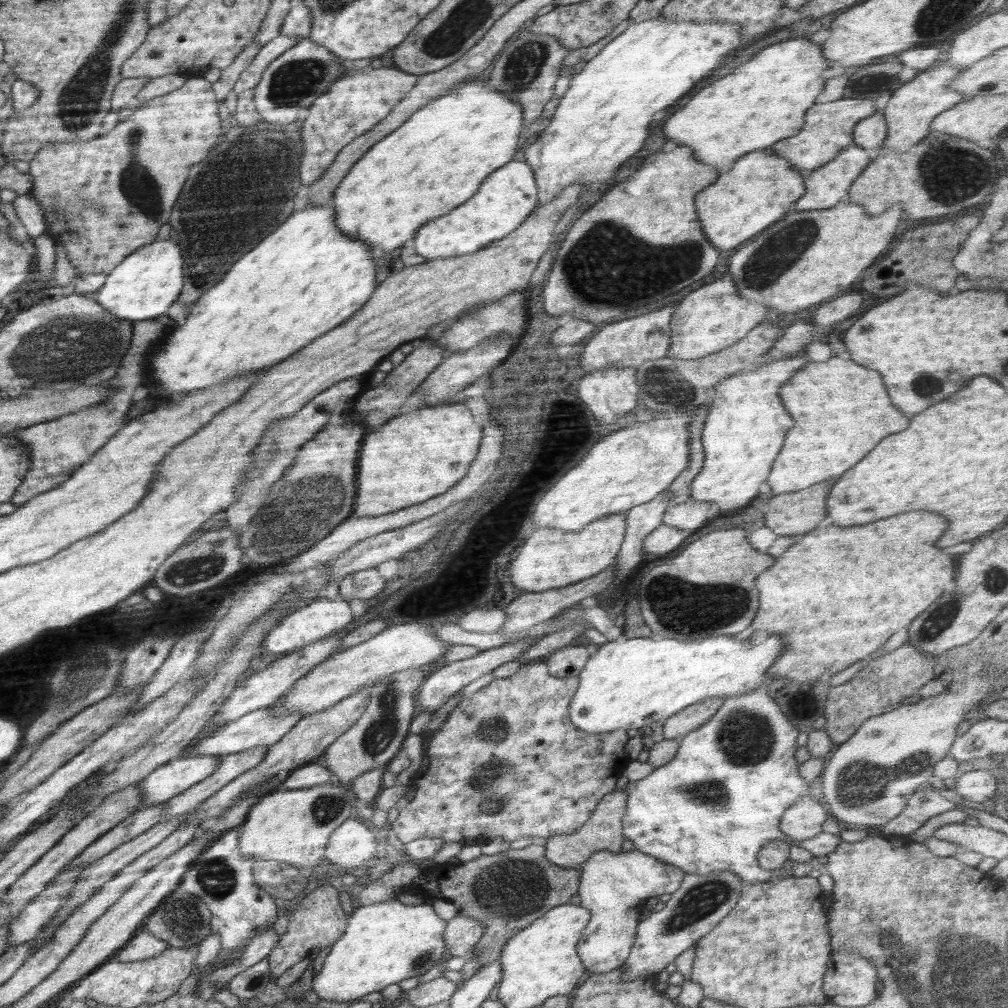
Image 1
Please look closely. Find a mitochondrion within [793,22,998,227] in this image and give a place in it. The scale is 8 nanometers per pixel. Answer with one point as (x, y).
(950, 175)

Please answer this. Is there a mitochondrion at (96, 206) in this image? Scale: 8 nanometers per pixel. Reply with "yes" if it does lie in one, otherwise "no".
yes

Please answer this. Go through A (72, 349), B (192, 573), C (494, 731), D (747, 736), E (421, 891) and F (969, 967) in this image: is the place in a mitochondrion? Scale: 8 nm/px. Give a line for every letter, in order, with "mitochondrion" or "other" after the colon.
A: mitochondrion
B: mitochondrion
C: mitochondrion
D: mitochondrion
E: other
F: mitochondrion

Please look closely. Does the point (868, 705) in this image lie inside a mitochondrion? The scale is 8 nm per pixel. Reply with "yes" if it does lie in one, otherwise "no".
no

